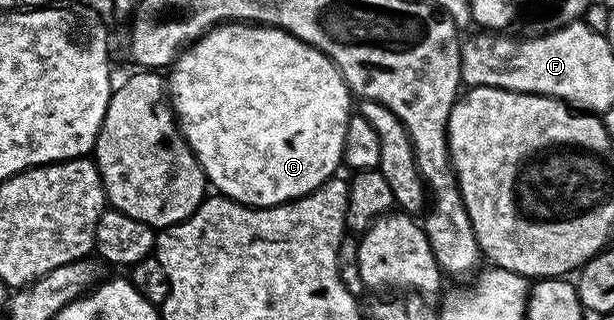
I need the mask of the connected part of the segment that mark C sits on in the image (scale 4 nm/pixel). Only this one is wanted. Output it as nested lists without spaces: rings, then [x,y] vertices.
[[[224,23],[221,27],[214,27],[208,34],[202,35],[195,43],[191,43],[174,60],[168,71],[168,102],[174,108],[178,127],[182,130],[182,135],[192,149],[192,153],[198,158],[209,186],[217,194],[235,199],[238,203],[249,207],[275,207],[281,203],[291,203],[293,199],[312,193],[321,183],[327,183],[329,179],[335,178],[337,171],[334,170],[342,163],[344,133],[352,114],[350,99],[352,100],[350,88],[342,80],[342,75],[334,62],[325,53],[300,41],[296,36],[282,31],[279,27],[264,27],[257,23]]]

